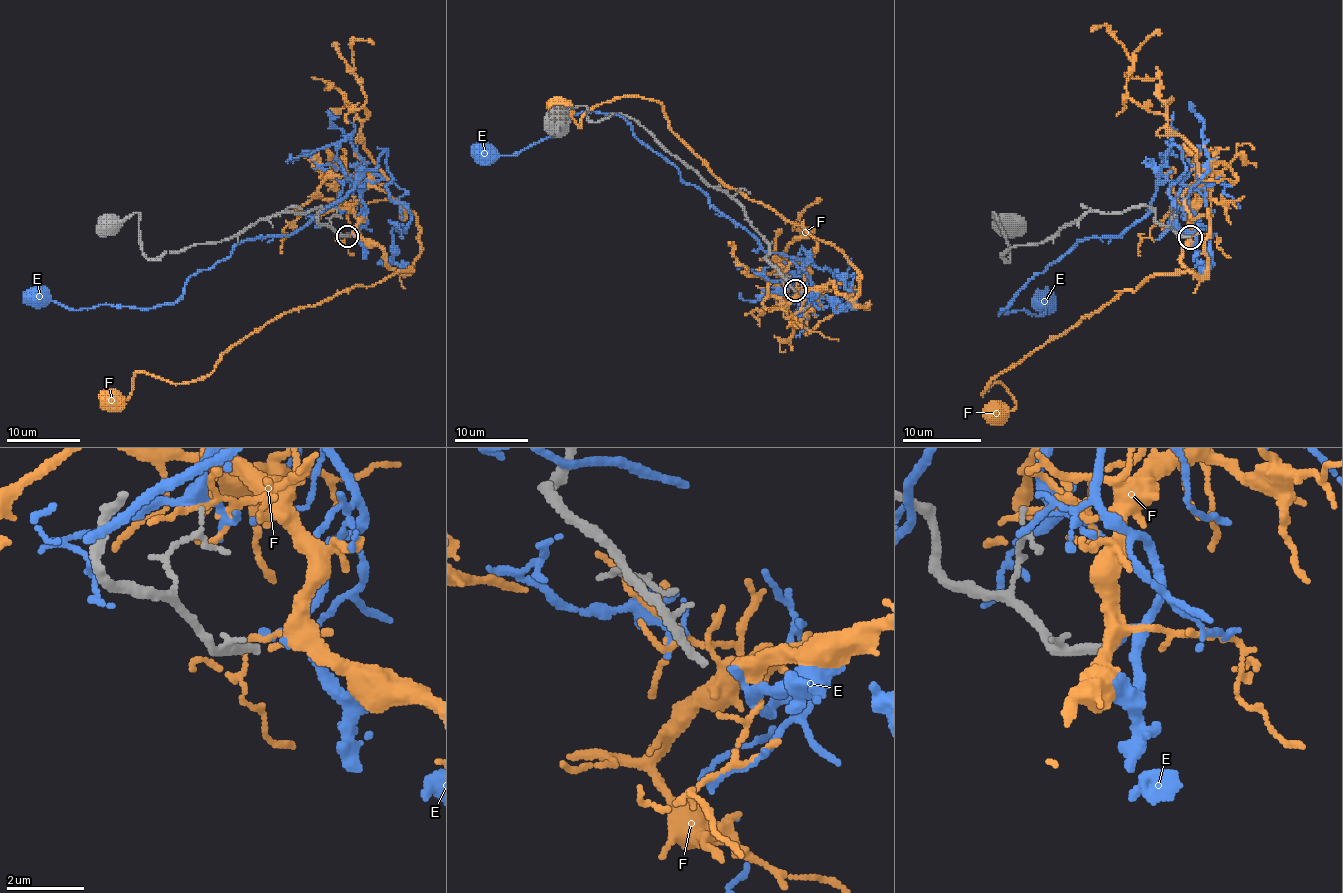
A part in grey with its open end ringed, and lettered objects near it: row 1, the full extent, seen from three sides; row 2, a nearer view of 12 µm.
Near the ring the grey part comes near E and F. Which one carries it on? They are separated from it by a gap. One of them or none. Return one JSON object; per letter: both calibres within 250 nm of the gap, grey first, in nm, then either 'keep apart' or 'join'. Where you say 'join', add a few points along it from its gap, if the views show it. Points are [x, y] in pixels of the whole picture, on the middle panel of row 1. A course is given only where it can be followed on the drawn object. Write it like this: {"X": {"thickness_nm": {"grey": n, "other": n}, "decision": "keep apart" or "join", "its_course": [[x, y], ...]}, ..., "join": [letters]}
{"E": {"thickness_nm": {"grey": 200, "other": 140}, "decision": "keep apart"}, "F": {"thickness_nm": {"grey": 200, "other": 340}, "decision": "keep apart"}, "join": []}

